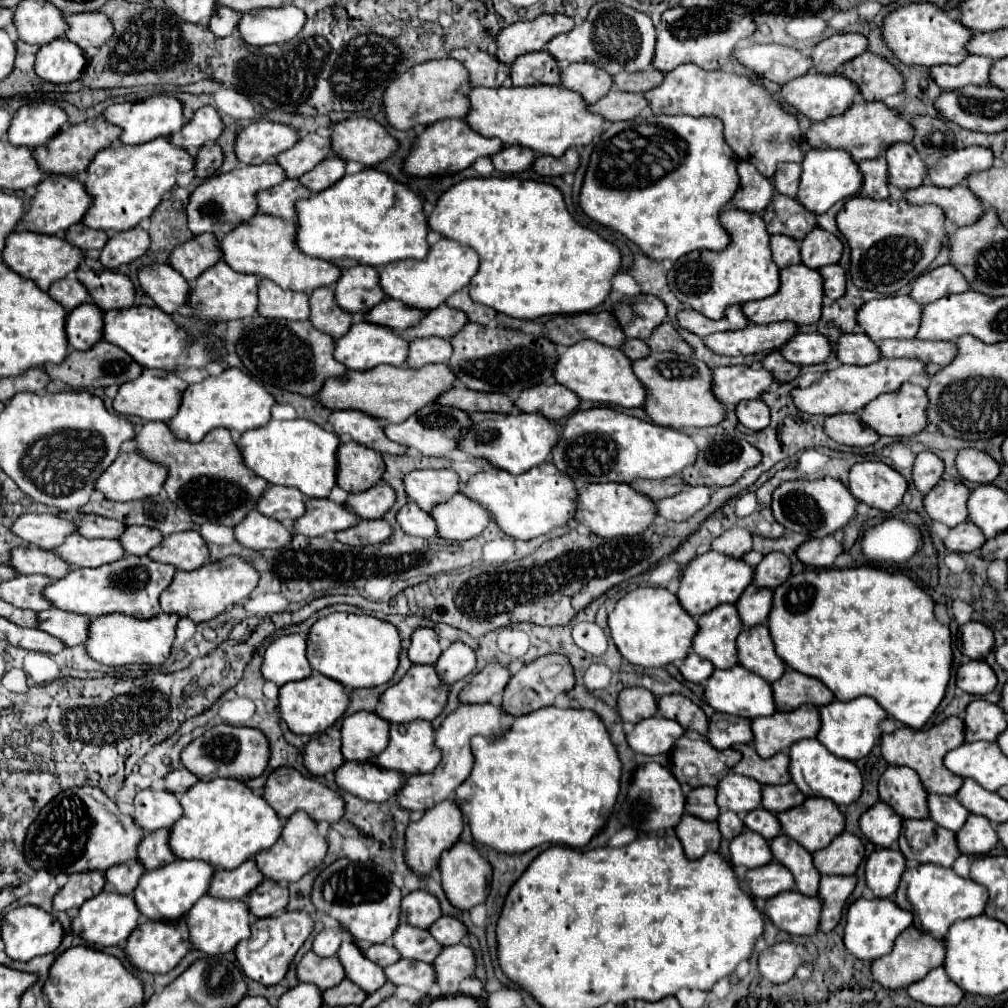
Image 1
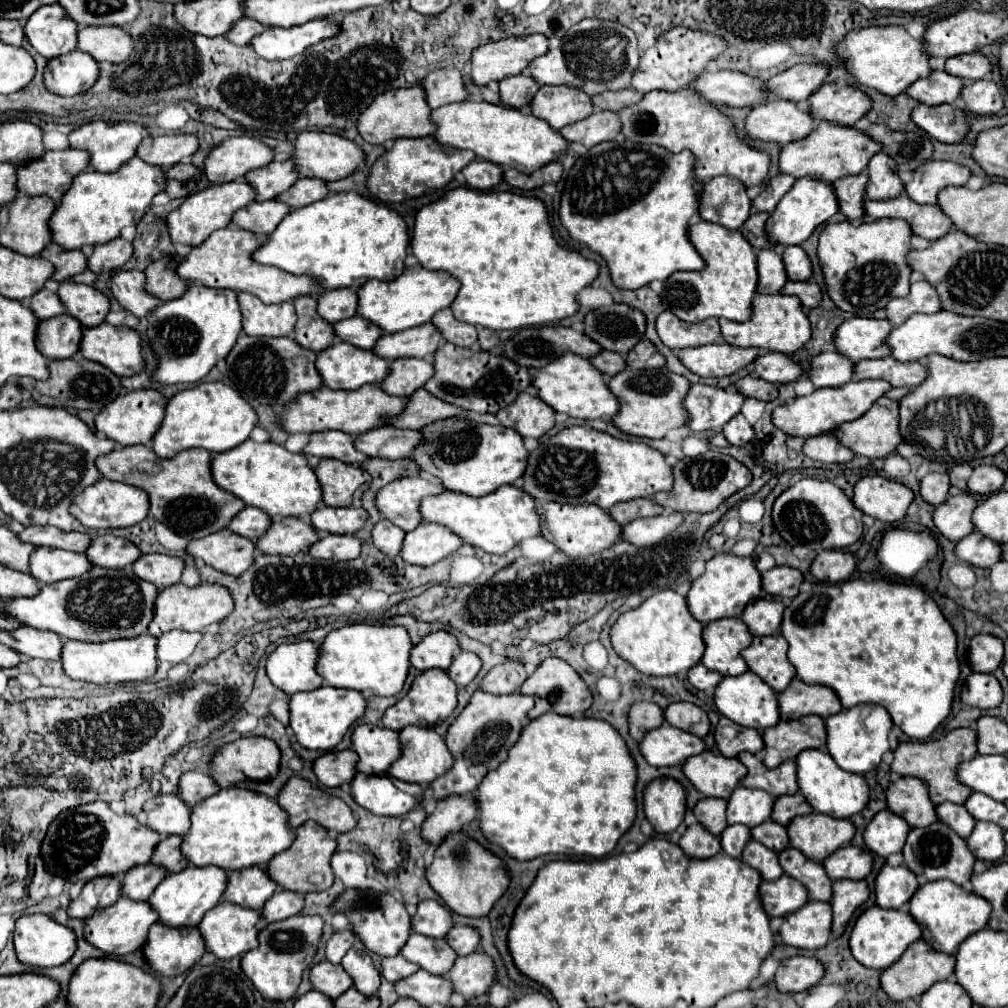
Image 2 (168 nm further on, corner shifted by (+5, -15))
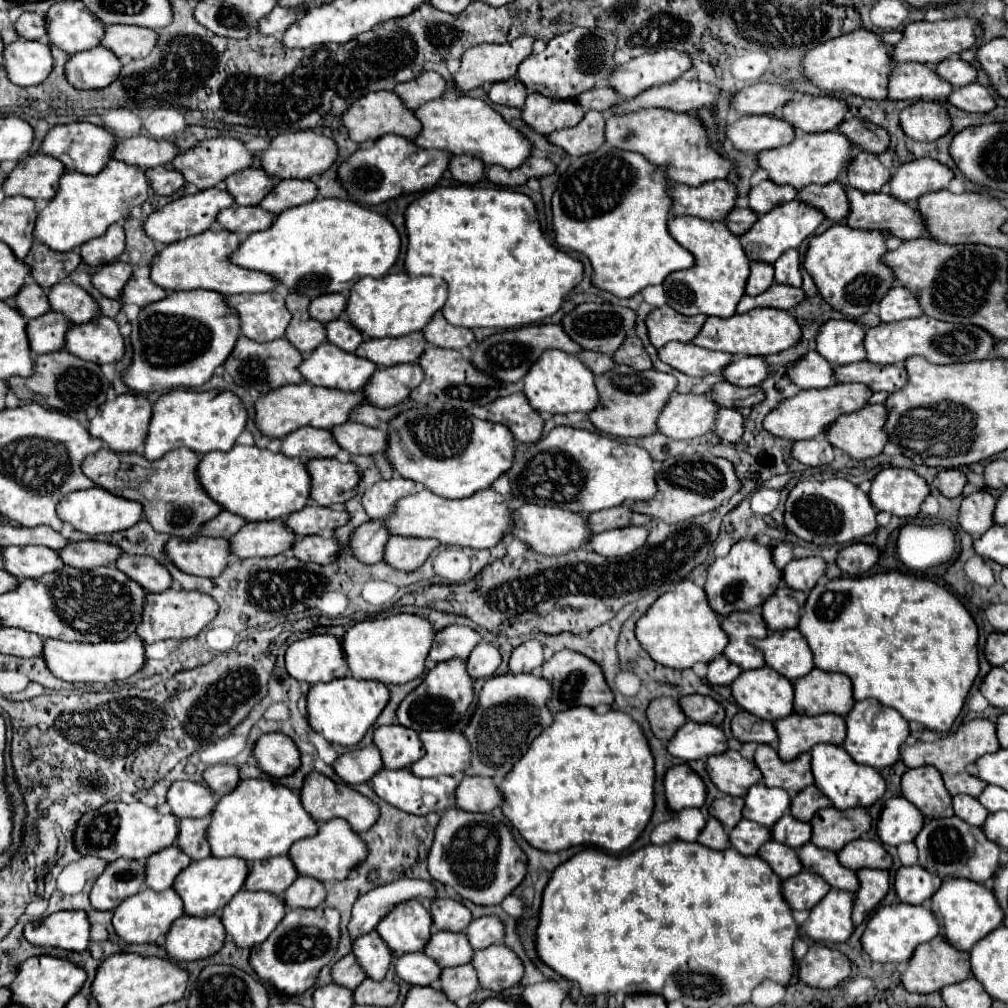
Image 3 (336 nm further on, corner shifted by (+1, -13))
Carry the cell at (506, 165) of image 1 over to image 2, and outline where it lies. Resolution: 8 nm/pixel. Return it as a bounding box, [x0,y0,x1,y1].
[463,160,503,190]

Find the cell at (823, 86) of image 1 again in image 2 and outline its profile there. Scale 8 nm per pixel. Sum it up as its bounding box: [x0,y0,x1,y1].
[745,100,815,144]

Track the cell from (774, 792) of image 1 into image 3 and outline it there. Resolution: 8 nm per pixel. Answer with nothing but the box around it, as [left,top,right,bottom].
[789,786,831,822]

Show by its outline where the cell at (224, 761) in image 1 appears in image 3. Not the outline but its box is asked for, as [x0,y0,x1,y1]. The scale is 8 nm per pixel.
[253,732,299,778]

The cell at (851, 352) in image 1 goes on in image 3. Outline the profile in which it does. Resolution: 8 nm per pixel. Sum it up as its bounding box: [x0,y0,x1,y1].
[787,352,835,388]

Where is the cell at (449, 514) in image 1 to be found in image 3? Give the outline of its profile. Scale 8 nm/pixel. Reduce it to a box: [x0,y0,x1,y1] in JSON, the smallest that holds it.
[385,536,439,570]

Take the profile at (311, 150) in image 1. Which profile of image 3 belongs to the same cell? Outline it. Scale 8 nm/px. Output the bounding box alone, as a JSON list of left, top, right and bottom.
[227,168,277,206]

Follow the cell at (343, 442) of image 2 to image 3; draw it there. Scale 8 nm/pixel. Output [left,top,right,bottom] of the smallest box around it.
[281,428,341,460]

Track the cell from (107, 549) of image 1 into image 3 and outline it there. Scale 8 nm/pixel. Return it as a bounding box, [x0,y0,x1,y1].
[5,546,65,580]

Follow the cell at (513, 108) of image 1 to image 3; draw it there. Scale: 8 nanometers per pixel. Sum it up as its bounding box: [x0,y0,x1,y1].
[415,96,531,168]

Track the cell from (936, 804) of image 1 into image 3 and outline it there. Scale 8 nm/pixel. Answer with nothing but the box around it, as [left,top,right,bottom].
[953,794,989,826]

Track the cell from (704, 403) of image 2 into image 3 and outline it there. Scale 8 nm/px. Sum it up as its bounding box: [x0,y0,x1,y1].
[659,394,719,440]

